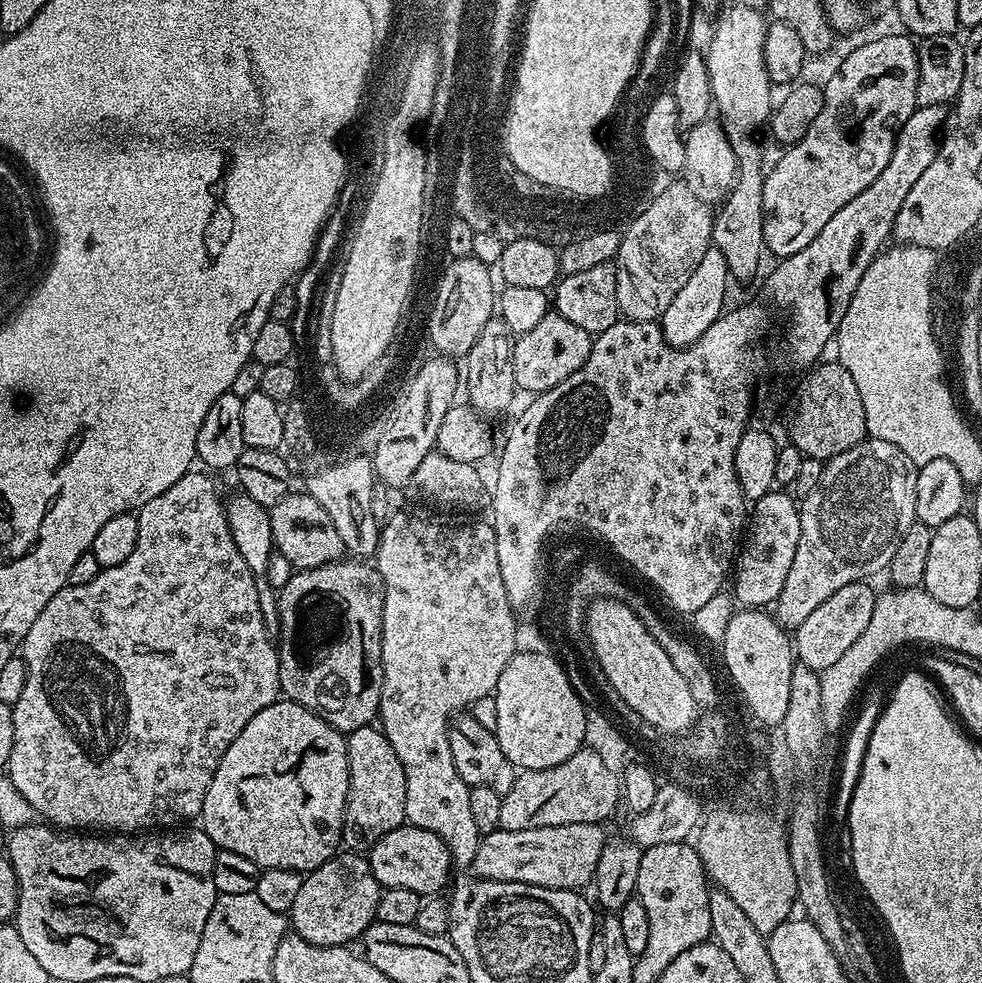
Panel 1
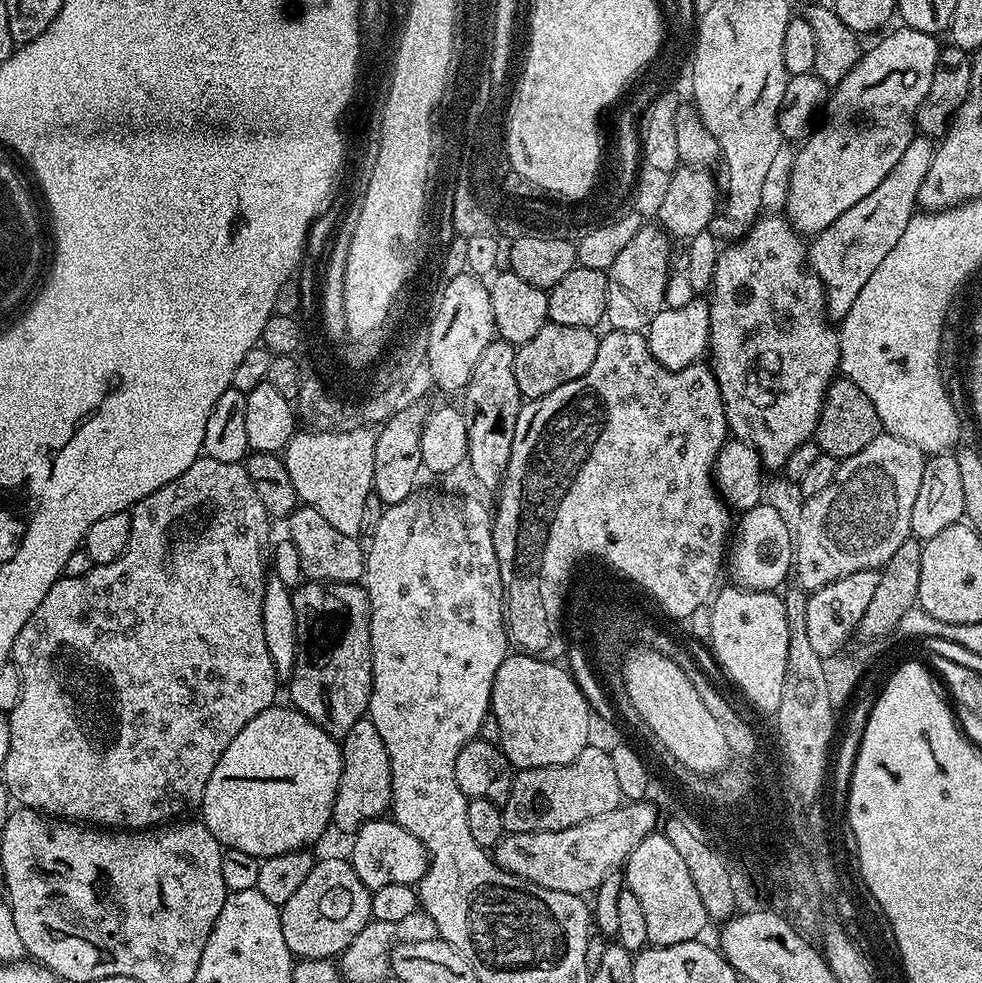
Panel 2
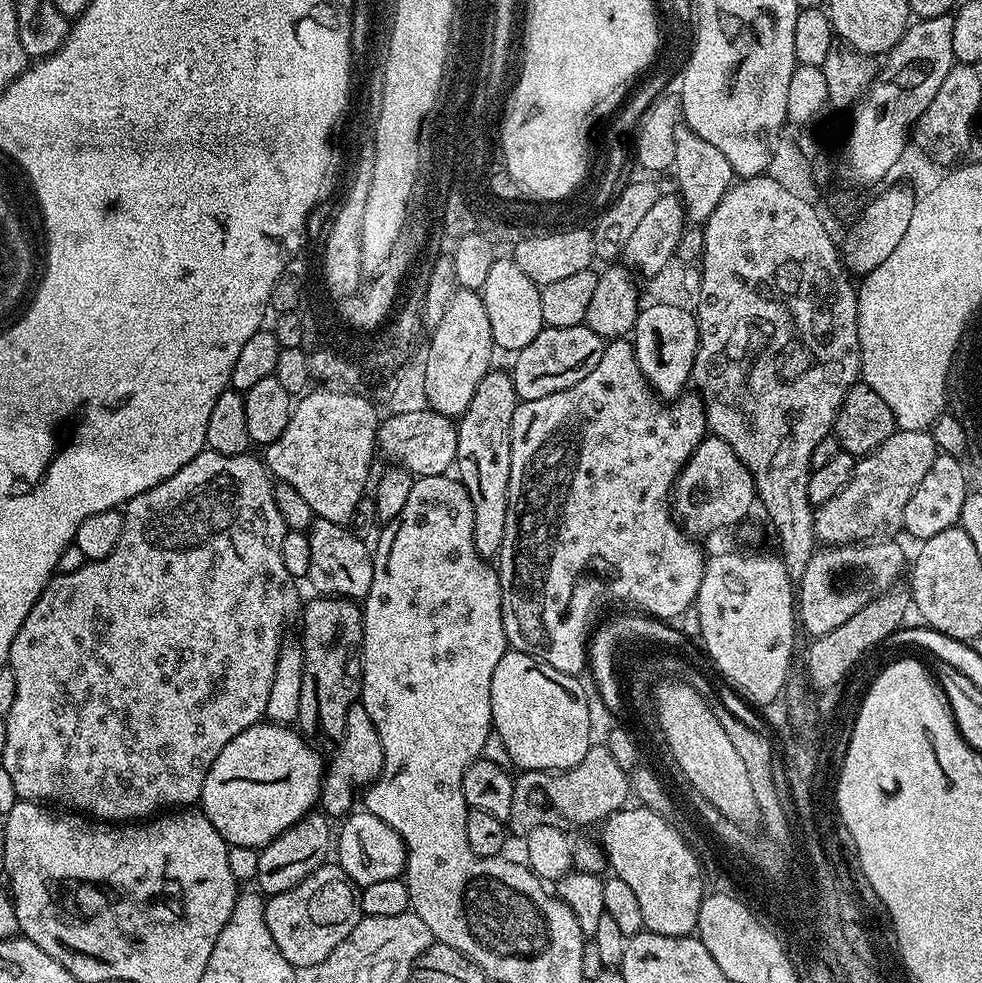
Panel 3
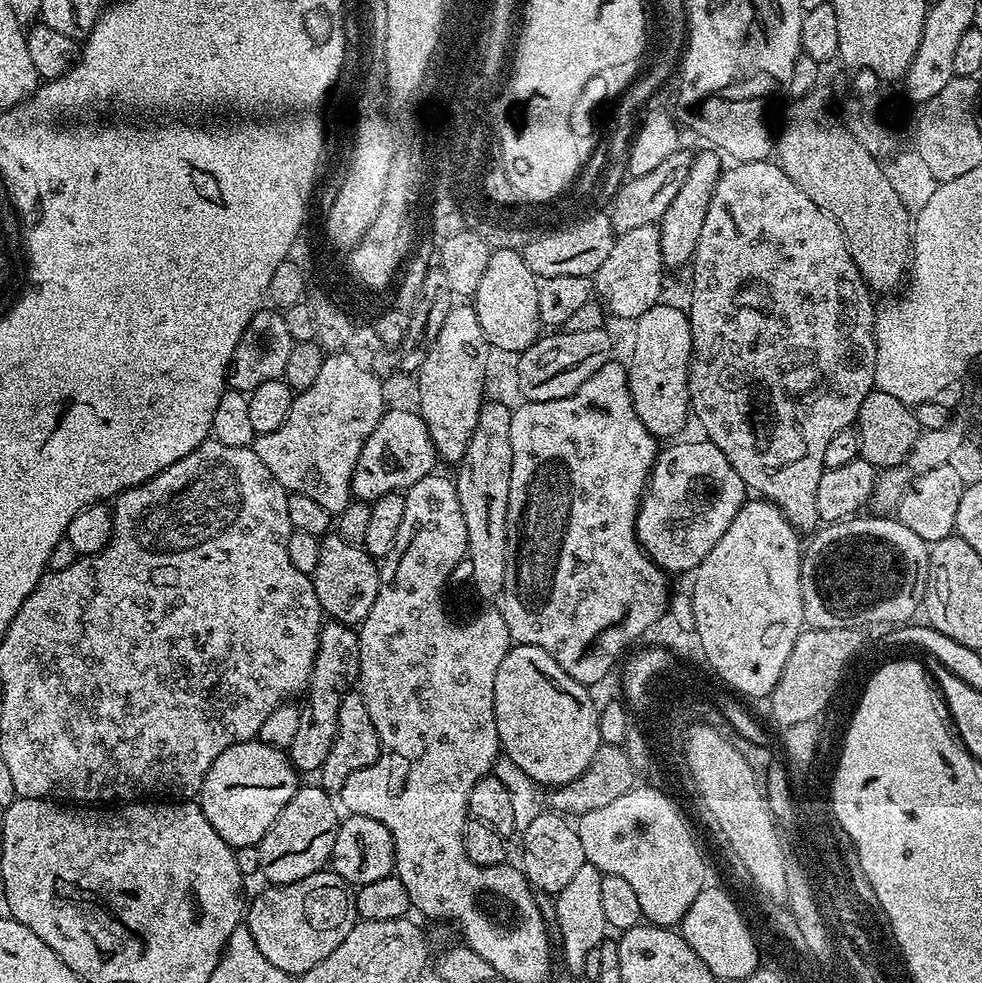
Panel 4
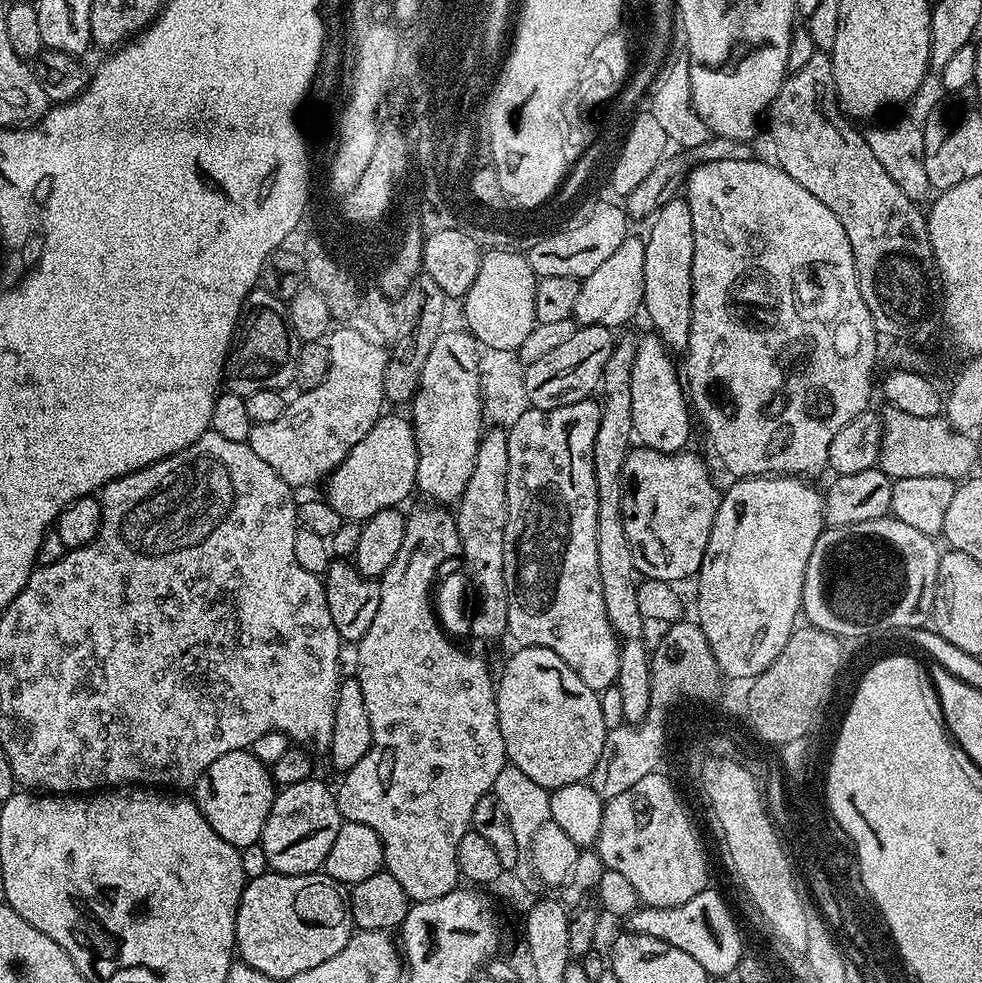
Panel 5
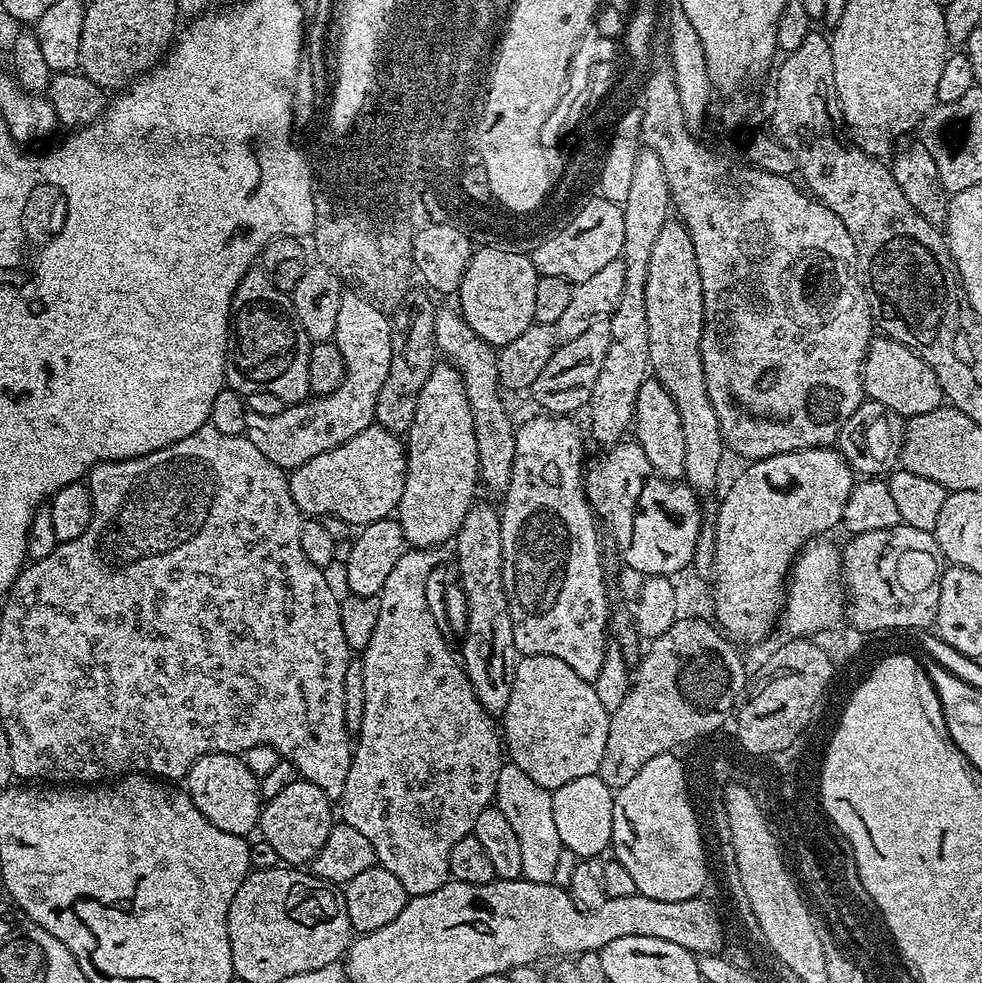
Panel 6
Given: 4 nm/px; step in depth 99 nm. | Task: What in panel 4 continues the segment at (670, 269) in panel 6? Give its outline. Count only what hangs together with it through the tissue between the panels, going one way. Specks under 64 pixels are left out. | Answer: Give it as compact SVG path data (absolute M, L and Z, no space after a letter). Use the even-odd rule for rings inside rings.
M697 151L693 155L686 182L682 182L682 187L679 188L678 195L674 197L674 202L666 206L666 214L662 214L660 219L658 241L665 269L680 268L683 264L685 267L691 261L694 250L698 246L698 234L702 234L702 222L706 222L706 210L710 206L714 186L722 171L721 157L715 151L707 151L700 153Z

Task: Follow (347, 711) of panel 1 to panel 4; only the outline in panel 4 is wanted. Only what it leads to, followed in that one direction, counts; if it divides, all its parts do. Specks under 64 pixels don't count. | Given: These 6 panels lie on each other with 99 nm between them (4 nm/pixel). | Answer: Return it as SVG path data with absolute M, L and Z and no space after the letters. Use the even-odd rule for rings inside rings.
M328 622L321 627L318 638L318 654L308 679L308 701L300 708L298 731L294 742L286 750L297 773L319 773L330 746L334 746L334 734L338 730L338 706L342 698L357 687L360 679L360 633L353 625Z

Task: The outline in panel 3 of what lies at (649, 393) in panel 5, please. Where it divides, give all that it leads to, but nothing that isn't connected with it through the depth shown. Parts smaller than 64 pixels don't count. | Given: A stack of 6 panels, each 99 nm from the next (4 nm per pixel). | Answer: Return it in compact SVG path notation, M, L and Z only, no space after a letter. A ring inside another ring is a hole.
M660 305L651 308L641 307L636 316L636 327L634 329L634 351L636 361L642 370L645 380L648 381L653 392L657 397L671 402L685 391L684 387L689 387L692 378L692 367L694 358L698 350L698 326L696 325L695 315L676 306Z

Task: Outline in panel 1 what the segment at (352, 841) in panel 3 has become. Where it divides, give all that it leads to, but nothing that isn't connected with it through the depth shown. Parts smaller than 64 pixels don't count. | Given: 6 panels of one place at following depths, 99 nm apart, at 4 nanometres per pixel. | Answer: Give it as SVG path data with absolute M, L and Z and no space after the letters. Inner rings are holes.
M407 822L390 830L390 834L382 834L382 838L378 838L378 842L374 842L374 846L368 849L366 859L370 870L374 870L374 878L378 878L381 889L414 890L422 898L435 897L444 887L445 891L453 875L452 868L454 869L450 850L440 835Z

